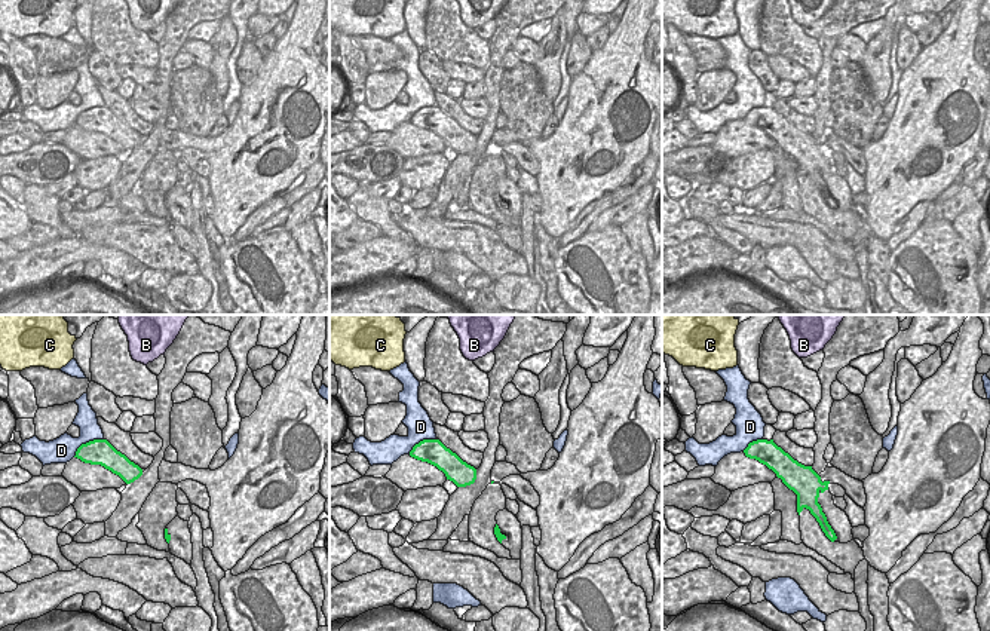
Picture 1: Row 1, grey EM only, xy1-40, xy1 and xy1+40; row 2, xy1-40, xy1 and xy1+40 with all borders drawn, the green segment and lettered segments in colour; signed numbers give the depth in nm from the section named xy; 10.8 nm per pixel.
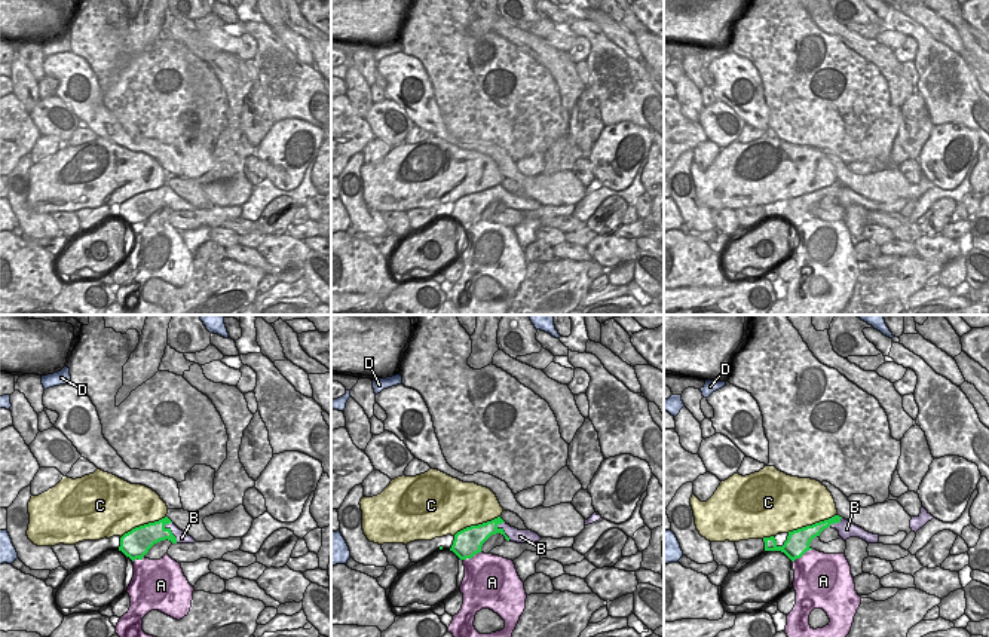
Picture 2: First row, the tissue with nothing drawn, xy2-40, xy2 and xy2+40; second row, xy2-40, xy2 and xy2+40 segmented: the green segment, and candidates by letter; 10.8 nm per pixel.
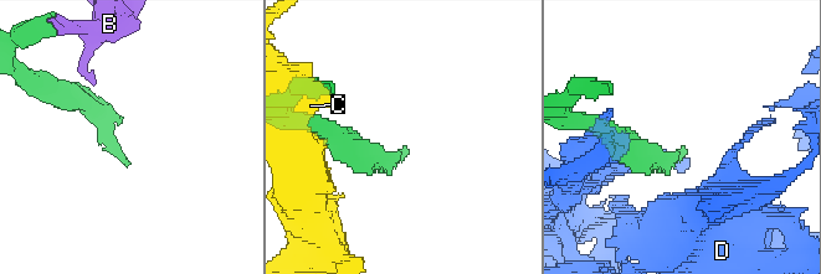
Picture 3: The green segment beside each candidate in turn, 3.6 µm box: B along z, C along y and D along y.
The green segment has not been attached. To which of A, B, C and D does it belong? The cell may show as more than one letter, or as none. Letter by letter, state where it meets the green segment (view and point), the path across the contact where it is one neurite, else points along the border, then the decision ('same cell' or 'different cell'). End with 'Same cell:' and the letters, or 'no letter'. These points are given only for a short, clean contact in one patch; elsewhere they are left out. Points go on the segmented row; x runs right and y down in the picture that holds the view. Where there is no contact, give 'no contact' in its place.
A: meets green in xy2+40 at (802, 554); different cell
B: meets green in xy2-40 at (171, 533); border along xy2-40 (165, 523), (177, 542); different cell
C: meets green in xy2+40 at (813, 524); different cell
D: meets green in xy1-40 at (86, 443); different cell
Same cell: no letter

